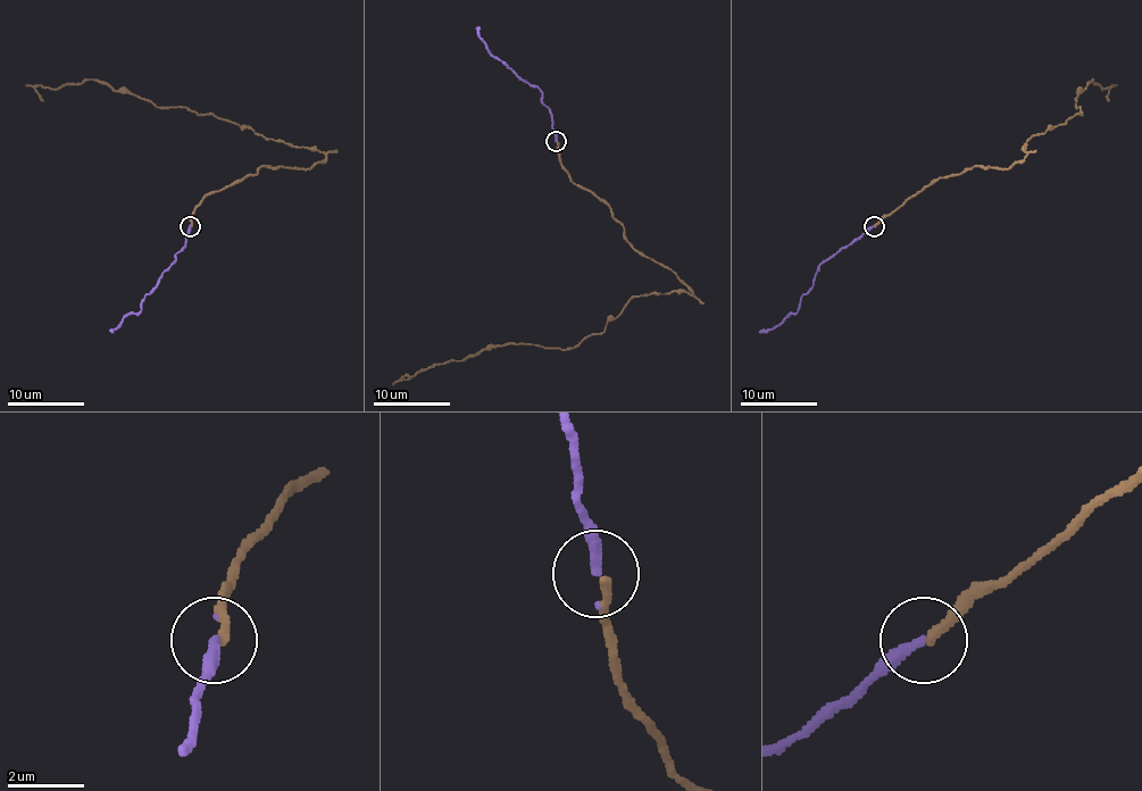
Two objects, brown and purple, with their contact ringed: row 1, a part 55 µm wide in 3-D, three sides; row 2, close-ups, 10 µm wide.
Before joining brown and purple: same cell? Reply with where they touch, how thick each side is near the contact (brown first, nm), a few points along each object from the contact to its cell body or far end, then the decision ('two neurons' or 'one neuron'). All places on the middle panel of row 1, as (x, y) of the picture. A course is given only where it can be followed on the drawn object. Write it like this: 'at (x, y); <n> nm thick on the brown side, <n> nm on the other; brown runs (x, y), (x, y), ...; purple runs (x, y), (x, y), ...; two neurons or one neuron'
at (556, 141); 240 nm thick on the brown side, 280 nm on the other; brown runs (557, 143), (576, 184), (691, 293), (633, 297), (574, 347), (503, 343), (401, 377), (410, 377); purple runs (556, 141), (551, 114), (542, 102), (542, 93), (497, 59), (485, 46), (477, 26); one neuron

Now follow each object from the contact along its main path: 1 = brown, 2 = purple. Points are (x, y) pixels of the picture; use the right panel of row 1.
1: (875, 225), (942, 177), (1020, 163), (1030, 140), (1081, 115), (1075, 98), (1092, 81), (1111, 86), (1109, 101)
2: (873, 225), (825, 259), (816, 273), (814, 284), (801, 298), (799, 309), (759, 332)

